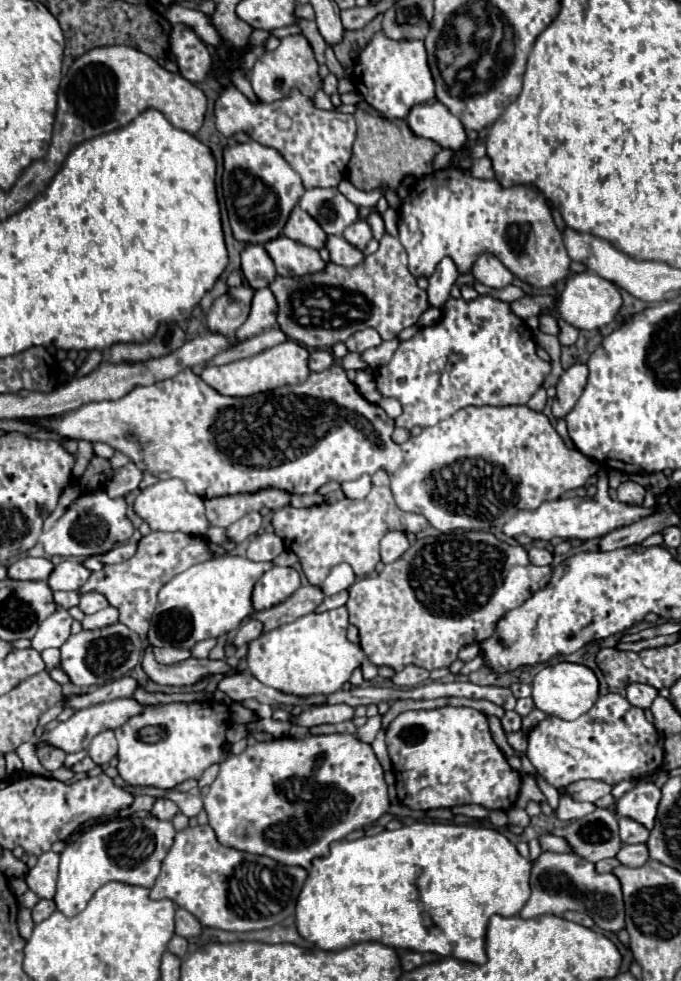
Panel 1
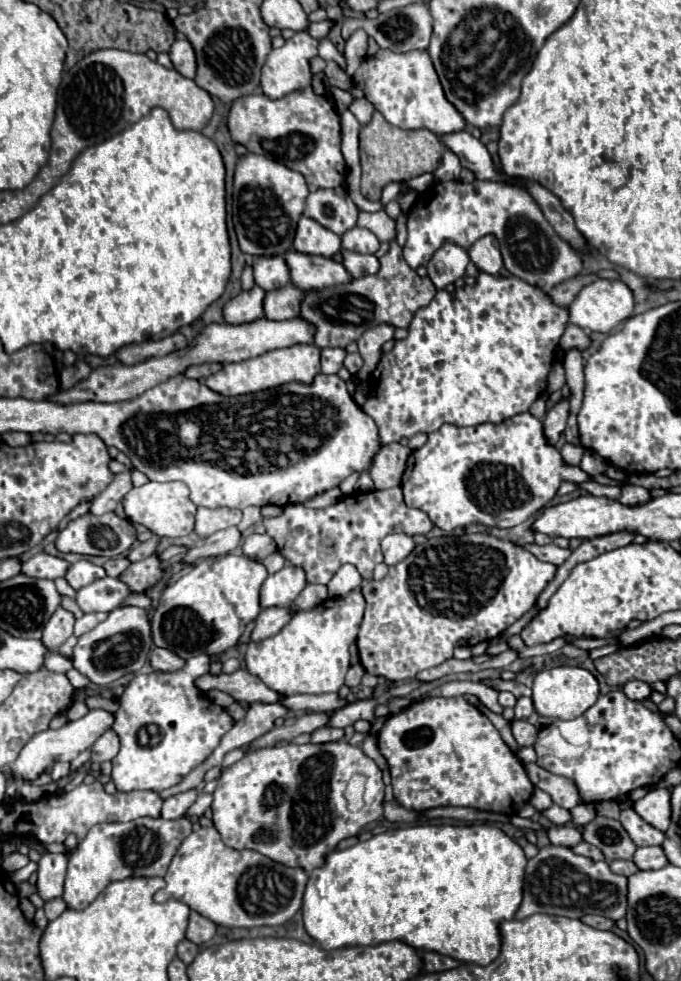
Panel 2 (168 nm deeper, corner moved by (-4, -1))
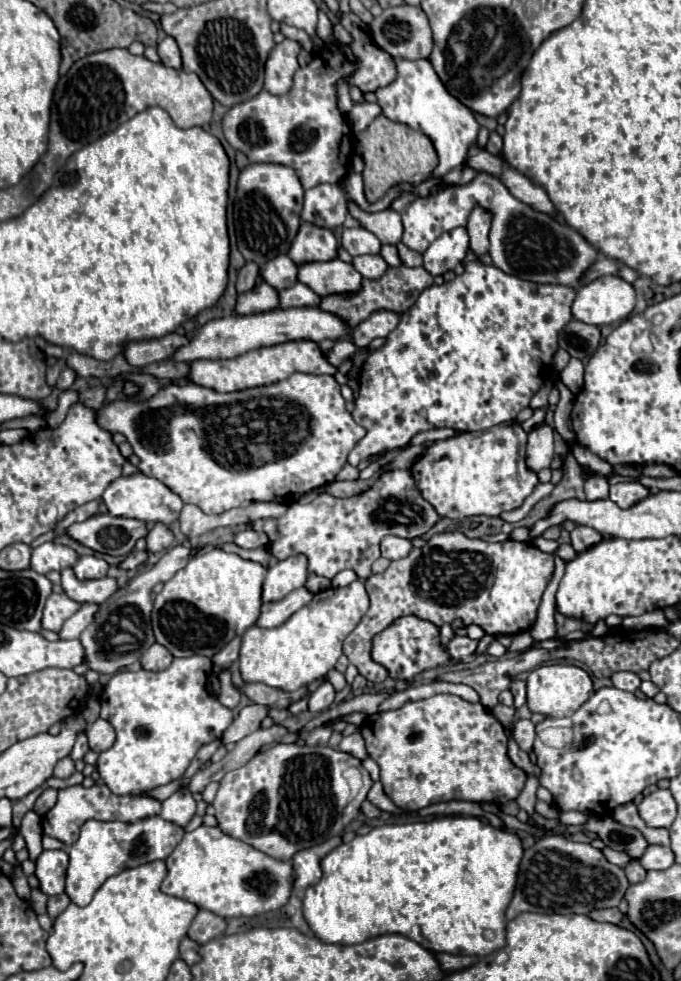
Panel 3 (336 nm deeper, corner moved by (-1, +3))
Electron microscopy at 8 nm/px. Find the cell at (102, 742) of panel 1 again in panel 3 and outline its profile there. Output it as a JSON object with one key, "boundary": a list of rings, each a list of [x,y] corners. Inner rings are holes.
{"boundary":[[[96,719],[92,724],[86,723],[84,733],[88,739],[90,749],[96,751],[96,753],[102,753],[102,751],[110,749],[116,739],[114,727],[104,719]]]}

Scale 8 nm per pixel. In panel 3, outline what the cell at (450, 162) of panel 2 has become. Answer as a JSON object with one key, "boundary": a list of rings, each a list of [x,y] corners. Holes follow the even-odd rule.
{"boundary":[[[394,59],[394,63],[398,69],[396,79],[390,85],[374,91],[378,105],[382,107],[382,113],[390,121],[410,125],[412,129],[422,131],[424,135],[428,135],[432,139],[438,159],[440,159],[438,167],[432,171],[432,177],[442,179],[448,171],[452,171],[454,167],[464,163],[466,151],[476,141],[480,125],[476,123],[474,113],[446,91],[446,87],[438,79],[434,67],[430,65],[428,59],[416,59],[416,61]]]}

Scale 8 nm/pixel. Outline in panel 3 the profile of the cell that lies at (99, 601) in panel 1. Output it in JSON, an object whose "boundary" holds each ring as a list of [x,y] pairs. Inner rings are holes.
{"boundary":[[[72,569],[62,571],[62,589],[72,599],[82,603],[94,603],[102,605],[102,601],[108,601],[118,589],[118,581],[114,577],[102,577],[94,581],[78,581],[72,573]]]}

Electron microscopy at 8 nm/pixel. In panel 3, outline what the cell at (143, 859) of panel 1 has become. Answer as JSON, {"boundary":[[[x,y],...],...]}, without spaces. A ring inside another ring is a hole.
{"boundary":[[[146,817],[134,823],[120,821],[86,821],[82,825],[78,841],[68,847],[70,865],[66,875],[66,895],[76,905],[88,905],[96,889],[112,875],[118,875],[124,869],[140,867],[152,861],[164,861],[178,841],[184,837],[184,829],[166,821],[162,817]]]}

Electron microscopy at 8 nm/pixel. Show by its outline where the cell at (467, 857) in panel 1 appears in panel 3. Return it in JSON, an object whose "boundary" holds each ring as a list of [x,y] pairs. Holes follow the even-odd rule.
{"boundary":[[[473,816],[376,827],[322,859],[322,879],[304,893],[304,919],[322,943],[356,945],[370,937],[400,933],[434,953],[486,957],[506,943],[506,907],[512,901],[520,859],[522,843],[516,835]]]}

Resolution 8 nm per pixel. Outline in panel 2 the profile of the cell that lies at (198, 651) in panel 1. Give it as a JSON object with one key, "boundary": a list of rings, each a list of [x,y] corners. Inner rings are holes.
{"boundary":[[[197,655],[175,673],[153,671],[149,675],[135,675],[127,683],[111,725],[121,739],[121,749],[111,759],[111,779],[117,791],[149,789],[159,793],[177,785],[213,753],[221,737],[233,727],[233,717],[197,689],[195,681],[205,673],[209,673],[209,657]]]}

